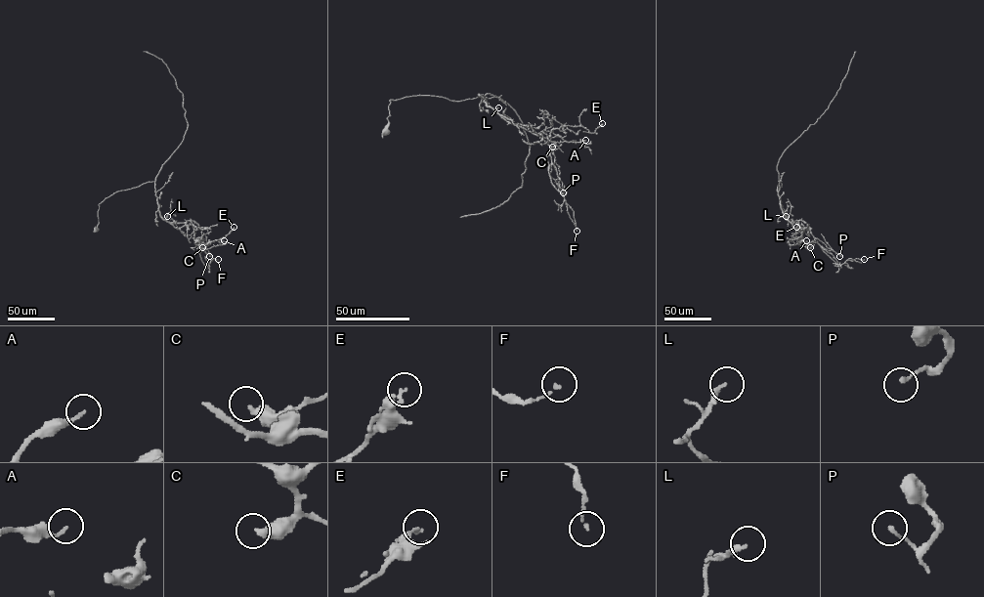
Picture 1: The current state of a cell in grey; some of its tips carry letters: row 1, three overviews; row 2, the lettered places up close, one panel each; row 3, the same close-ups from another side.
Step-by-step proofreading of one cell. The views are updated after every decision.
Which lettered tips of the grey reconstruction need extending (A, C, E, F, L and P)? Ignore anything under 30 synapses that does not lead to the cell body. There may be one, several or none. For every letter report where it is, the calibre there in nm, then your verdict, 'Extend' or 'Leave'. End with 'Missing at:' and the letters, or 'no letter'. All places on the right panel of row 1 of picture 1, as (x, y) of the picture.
A: Place: (806, 240). Thickness 160 nm. Leave
C: Place: (810, 247). Thickness 360 nm. Leave
E: Place: (796, 227). Thickness 170 nm. Leave
F: Place: (864, 259). Thickness 120 nm. Leave
L: Place: (786, 216). Thickness 240 nm. Leave
P: Place: (839, 256). Thickness 150 nm. Leave
Missing at: no letter

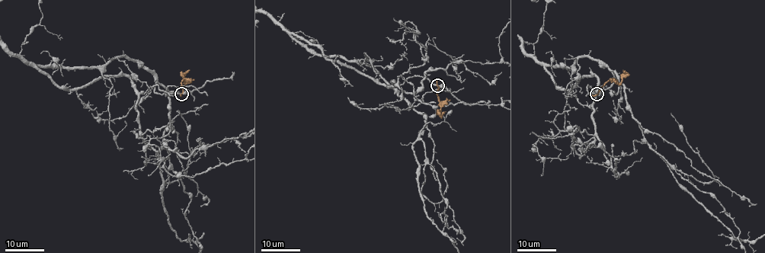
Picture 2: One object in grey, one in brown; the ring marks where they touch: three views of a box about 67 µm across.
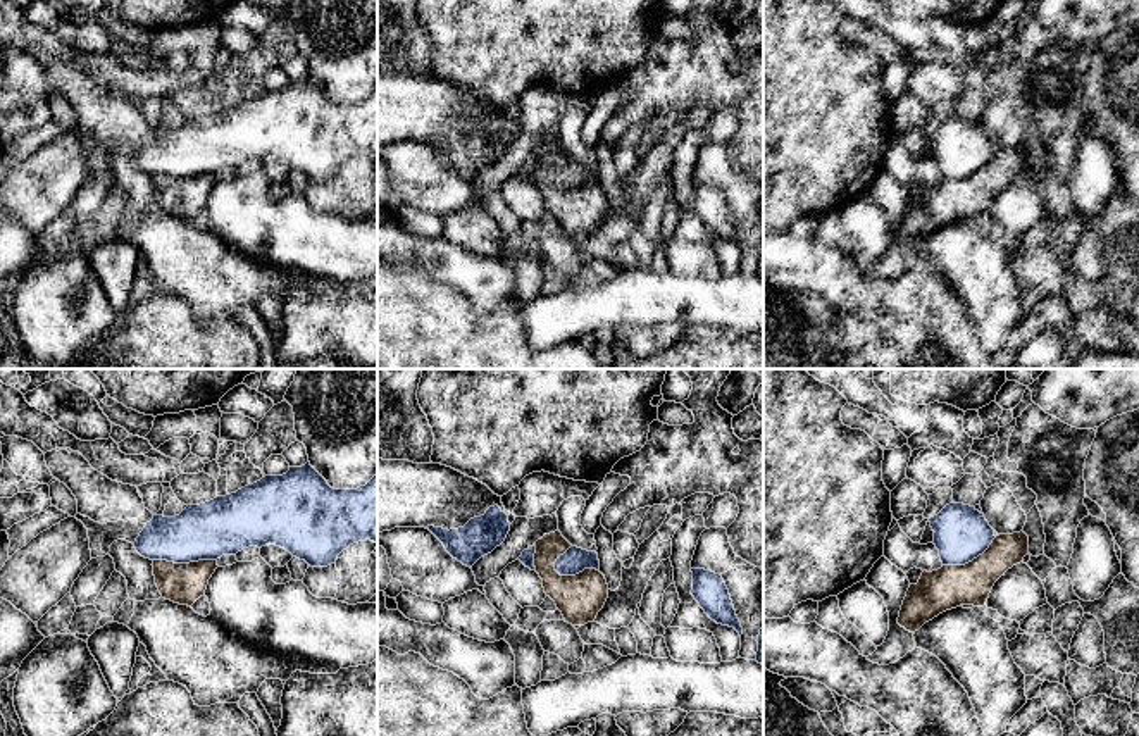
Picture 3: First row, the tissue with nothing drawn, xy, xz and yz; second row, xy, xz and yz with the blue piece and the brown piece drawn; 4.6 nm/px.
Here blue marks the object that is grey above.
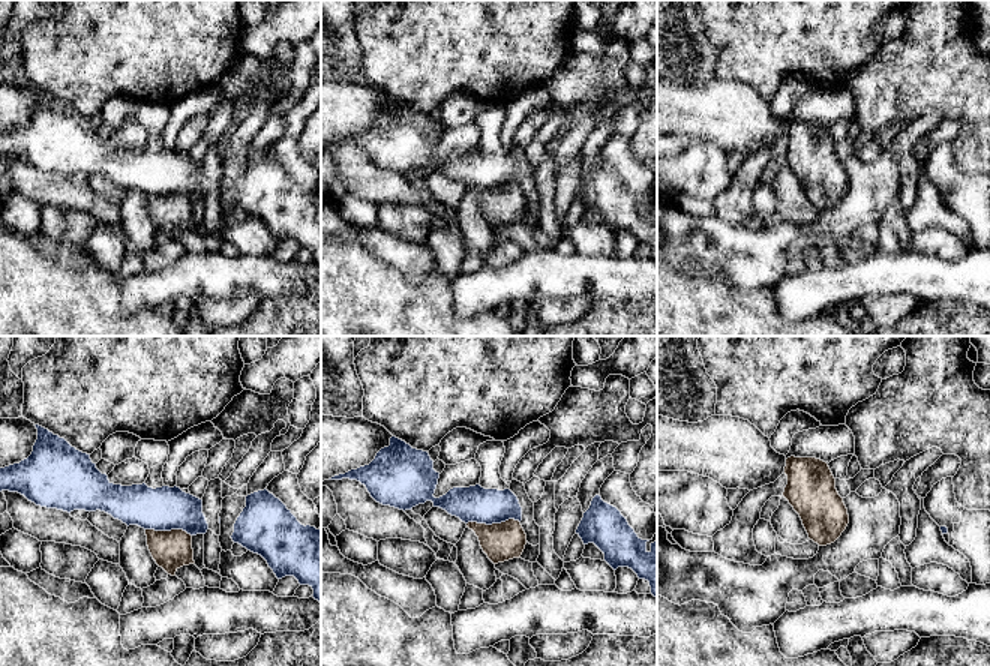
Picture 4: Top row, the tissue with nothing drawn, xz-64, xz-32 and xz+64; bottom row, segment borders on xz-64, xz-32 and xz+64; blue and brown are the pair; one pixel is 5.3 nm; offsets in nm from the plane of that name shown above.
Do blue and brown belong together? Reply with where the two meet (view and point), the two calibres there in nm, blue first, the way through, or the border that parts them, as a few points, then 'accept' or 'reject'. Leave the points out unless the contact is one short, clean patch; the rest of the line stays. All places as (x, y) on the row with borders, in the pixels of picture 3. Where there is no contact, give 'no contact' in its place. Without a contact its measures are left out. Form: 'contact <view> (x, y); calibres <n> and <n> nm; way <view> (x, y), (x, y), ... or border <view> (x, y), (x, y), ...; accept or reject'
contact xz (574, 574); calibres 120 and 220 nm; border xz (553, 562), (560, 574), (578, 574), (585, 569), (598, 571); reject

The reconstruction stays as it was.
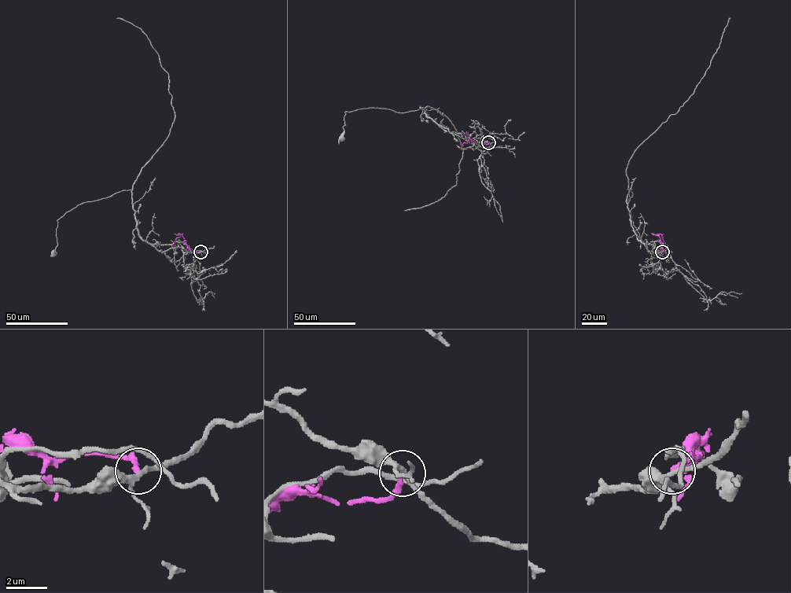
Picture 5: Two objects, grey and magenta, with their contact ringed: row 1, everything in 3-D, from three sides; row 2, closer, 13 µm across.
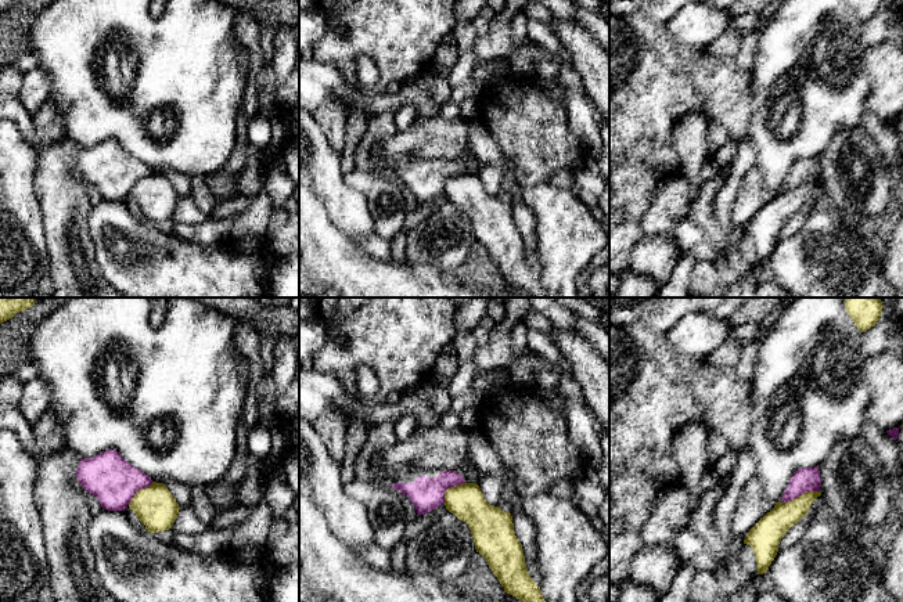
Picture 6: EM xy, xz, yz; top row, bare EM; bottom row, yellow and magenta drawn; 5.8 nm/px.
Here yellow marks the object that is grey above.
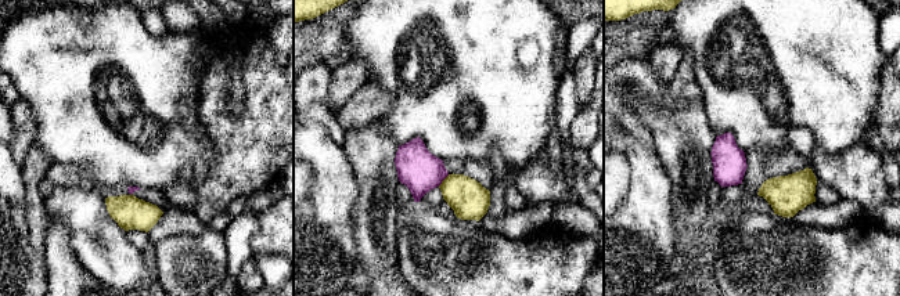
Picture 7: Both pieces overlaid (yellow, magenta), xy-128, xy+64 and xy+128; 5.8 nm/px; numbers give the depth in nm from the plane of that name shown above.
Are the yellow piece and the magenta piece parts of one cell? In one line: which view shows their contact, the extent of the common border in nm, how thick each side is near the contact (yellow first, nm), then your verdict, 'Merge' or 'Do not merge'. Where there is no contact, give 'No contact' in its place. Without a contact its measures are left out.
Touches yellow in yz. Shared border 220 nm. Thickness 170 nm (yellow) against 140 nm. Do not merge

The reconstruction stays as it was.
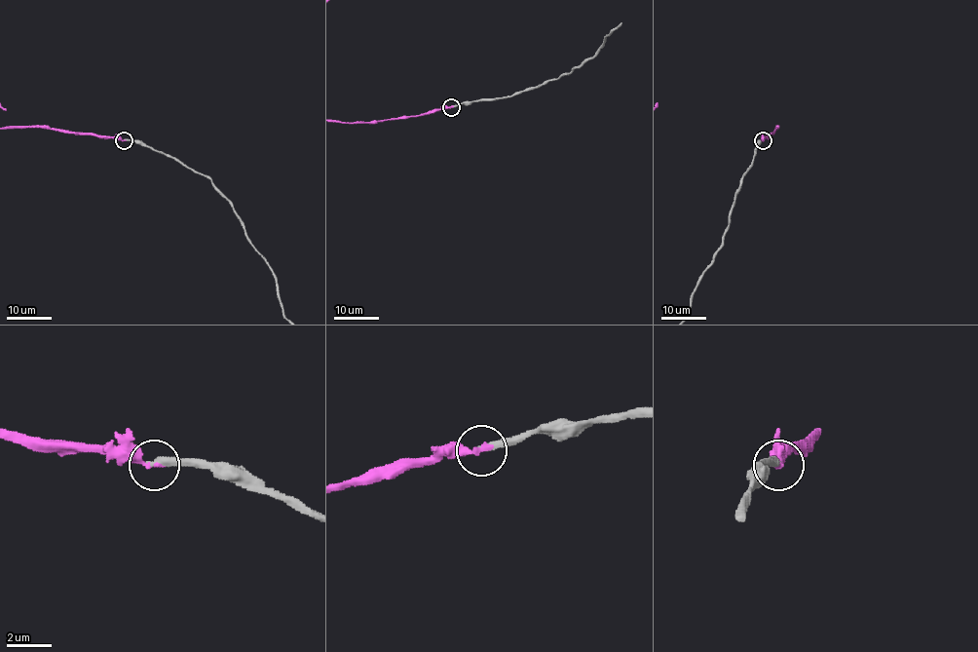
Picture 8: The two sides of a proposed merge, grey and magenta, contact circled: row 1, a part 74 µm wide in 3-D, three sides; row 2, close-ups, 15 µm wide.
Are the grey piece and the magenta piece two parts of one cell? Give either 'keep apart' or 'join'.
join

